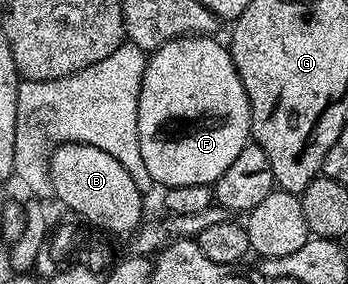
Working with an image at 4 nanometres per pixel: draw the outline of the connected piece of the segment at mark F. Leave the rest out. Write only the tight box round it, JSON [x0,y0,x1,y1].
[139,36,250,188]

